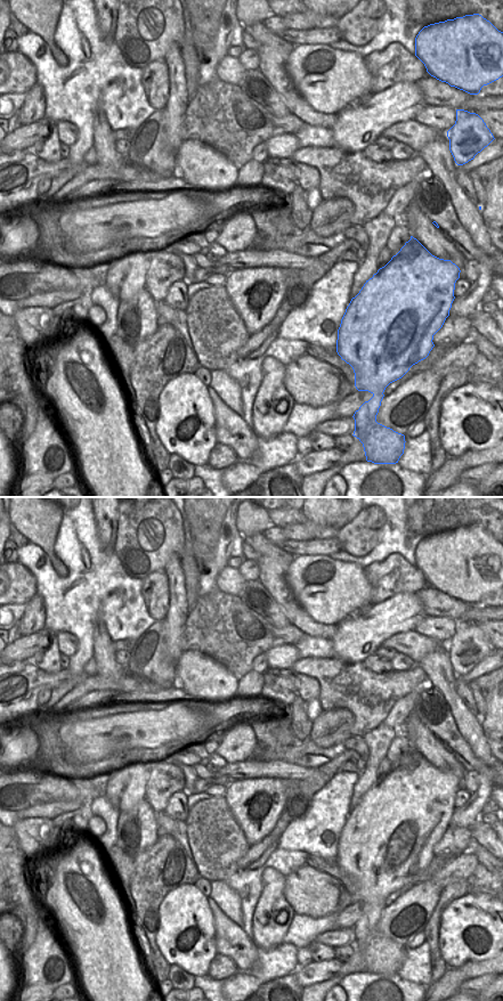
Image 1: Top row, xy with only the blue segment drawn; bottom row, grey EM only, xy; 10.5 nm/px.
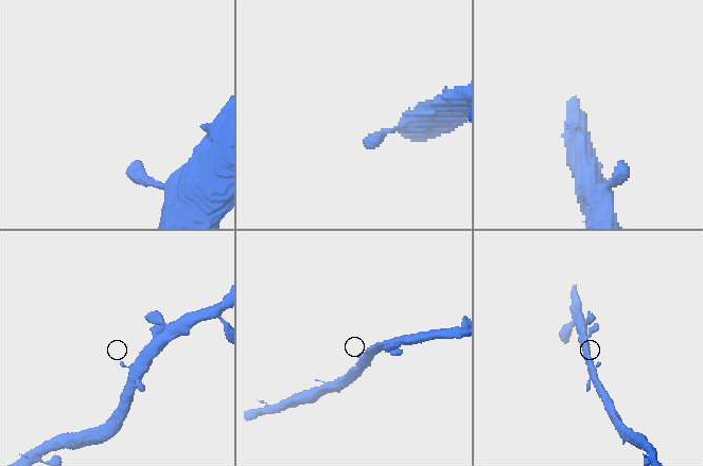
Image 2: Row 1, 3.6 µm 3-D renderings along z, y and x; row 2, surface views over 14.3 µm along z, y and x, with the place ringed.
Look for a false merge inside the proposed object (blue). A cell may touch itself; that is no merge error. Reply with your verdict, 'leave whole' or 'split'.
leave whole

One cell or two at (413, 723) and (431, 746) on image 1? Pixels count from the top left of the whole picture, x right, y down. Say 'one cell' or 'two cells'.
one cell

